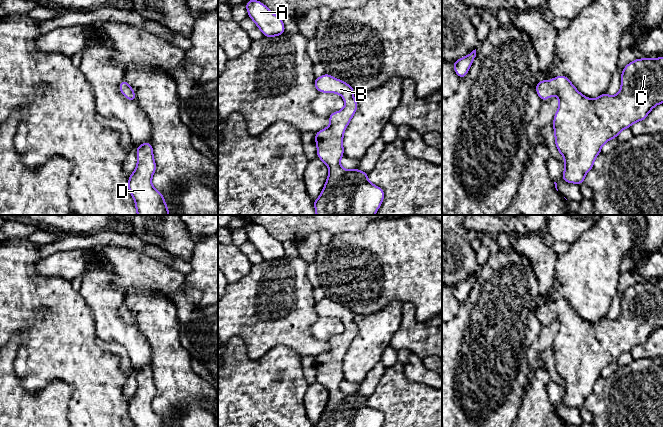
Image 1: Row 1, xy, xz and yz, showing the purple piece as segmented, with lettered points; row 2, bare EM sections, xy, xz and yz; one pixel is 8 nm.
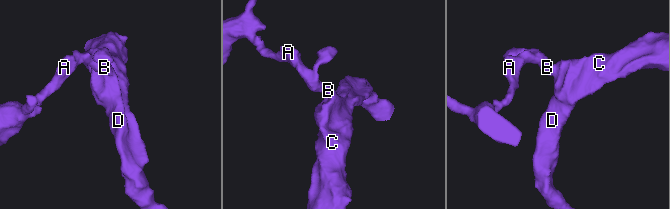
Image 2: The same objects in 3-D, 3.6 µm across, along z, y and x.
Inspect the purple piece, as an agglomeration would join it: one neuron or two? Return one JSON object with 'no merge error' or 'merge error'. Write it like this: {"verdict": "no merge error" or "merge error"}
{"verdict": "no merge error"}

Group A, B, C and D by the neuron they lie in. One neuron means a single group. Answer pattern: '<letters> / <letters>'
A B C D

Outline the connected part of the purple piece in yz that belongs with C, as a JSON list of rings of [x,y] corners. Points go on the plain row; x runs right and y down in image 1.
[[[663,281],[637,282],[627,288],[621,297],[621,312],[615,320],[604,316],[596,323],[589,323],[565,299],[548,306],[541,303],[535,313],[542,325],[548,324],[552,319],[559,322],[553,351],[556,371],[565,382],[562,404],[580,409],[584,406],[586,397],[593,392],[594,384],[606,366],[617,362],[623,353],[630,352],[634,346],[645,344],[656,329],[663,327]]]

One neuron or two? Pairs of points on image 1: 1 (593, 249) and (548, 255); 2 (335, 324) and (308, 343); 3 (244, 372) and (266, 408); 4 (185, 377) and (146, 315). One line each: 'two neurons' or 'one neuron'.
1: two neurons
2: two neurons
3: one neuron
4: one neuron

